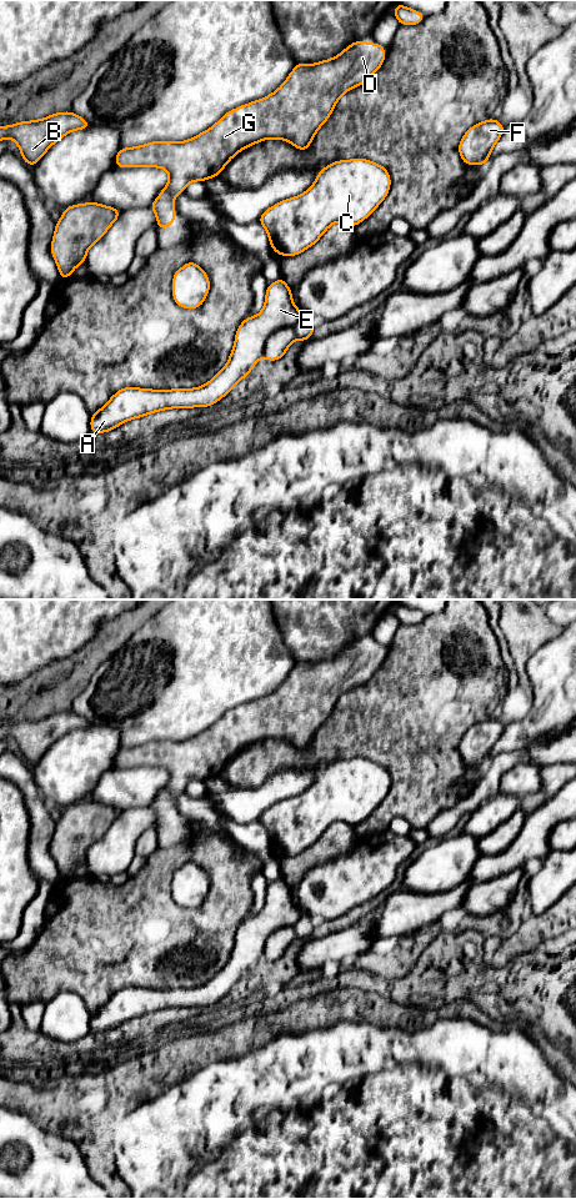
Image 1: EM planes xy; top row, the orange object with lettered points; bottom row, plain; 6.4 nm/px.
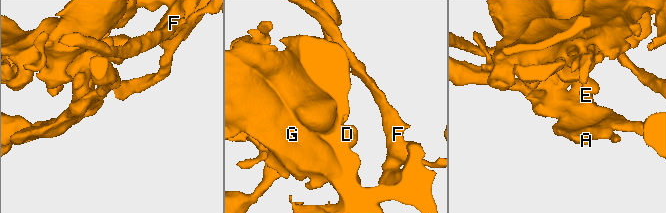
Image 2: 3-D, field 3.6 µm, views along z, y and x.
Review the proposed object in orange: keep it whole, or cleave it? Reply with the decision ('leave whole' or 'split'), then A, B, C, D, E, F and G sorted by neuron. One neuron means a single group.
leave whole; A B C D E F G

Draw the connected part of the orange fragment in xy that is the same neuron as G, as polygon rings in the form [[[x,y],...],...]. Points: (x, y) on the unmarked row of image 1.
[[[357,639],[332,658],[311,664],[297,662],[285,682],[264,698],[226,712],[214,726],[186,741],[154,741],[141,746],[121,747],[115,757],[116,767],[161,767],[169,772],[169,782],[150,804],[157,818],[157,828],[170,827],[177,818],[174,798],[191,781],[206,781],[220,774],[226,763],[244,748],[267,738],[286,739],[305,751],[317,729],[332,713],[339,698],[365,682],[381,667],[386,651],[380,643]]]

